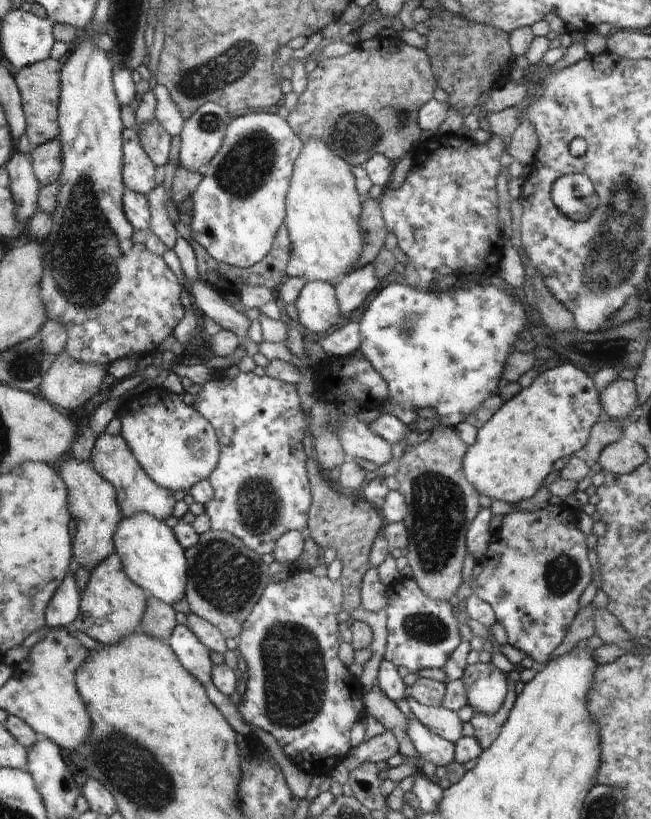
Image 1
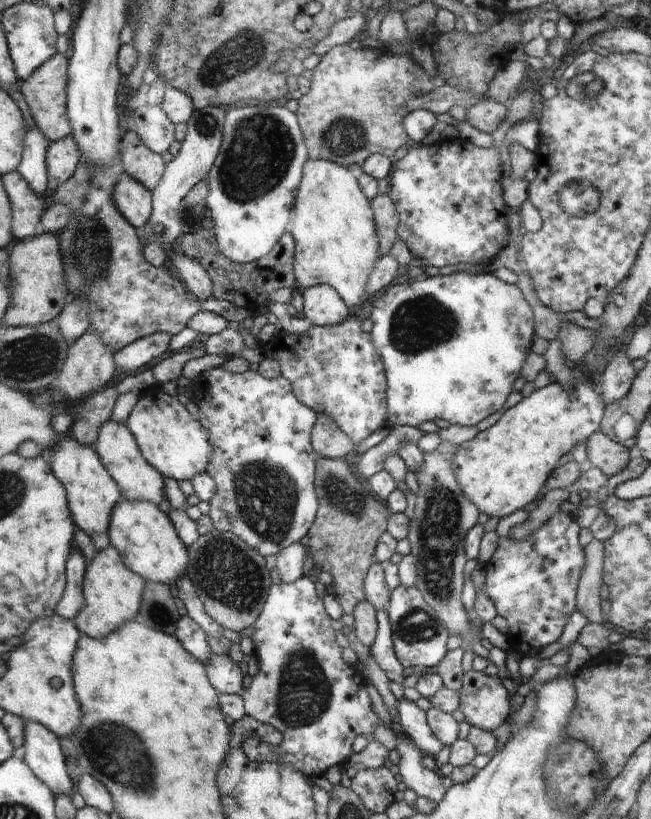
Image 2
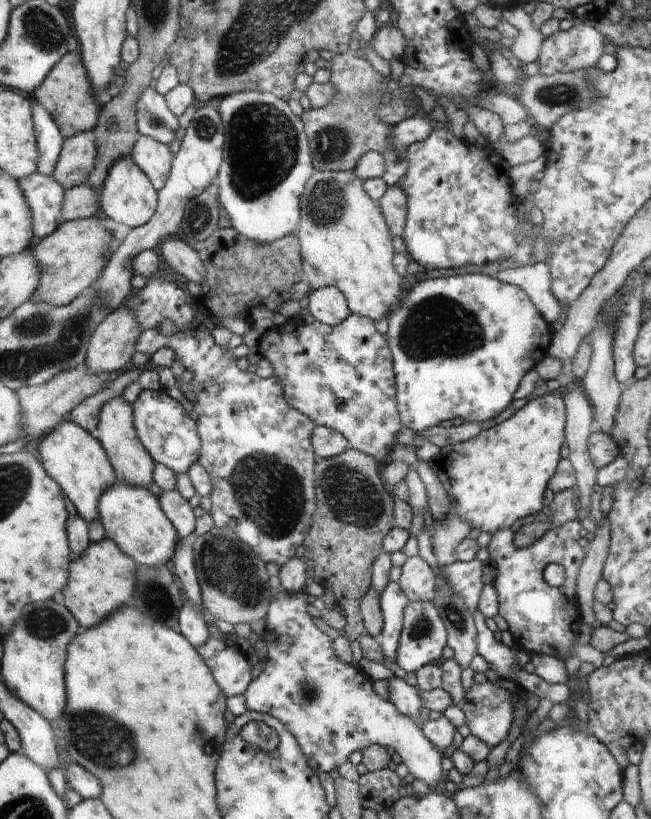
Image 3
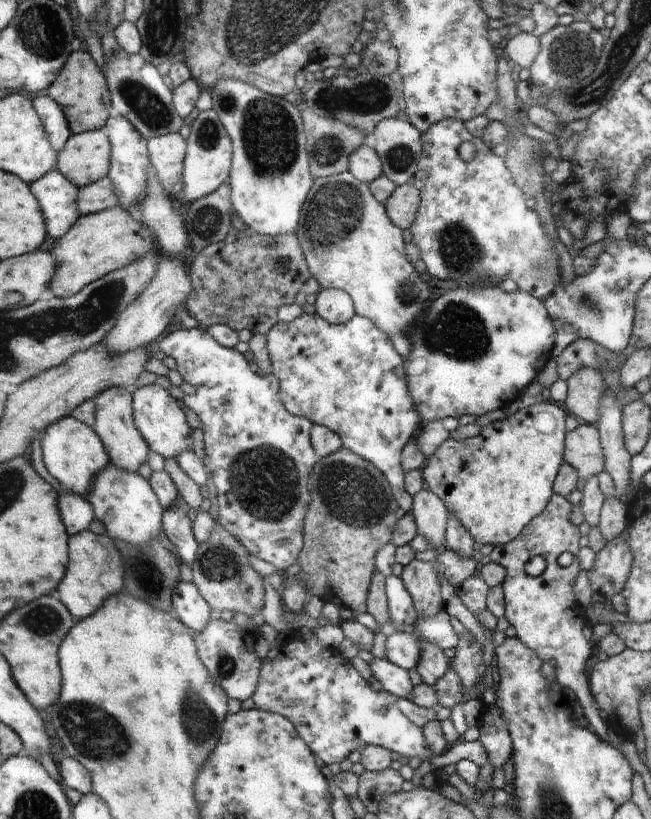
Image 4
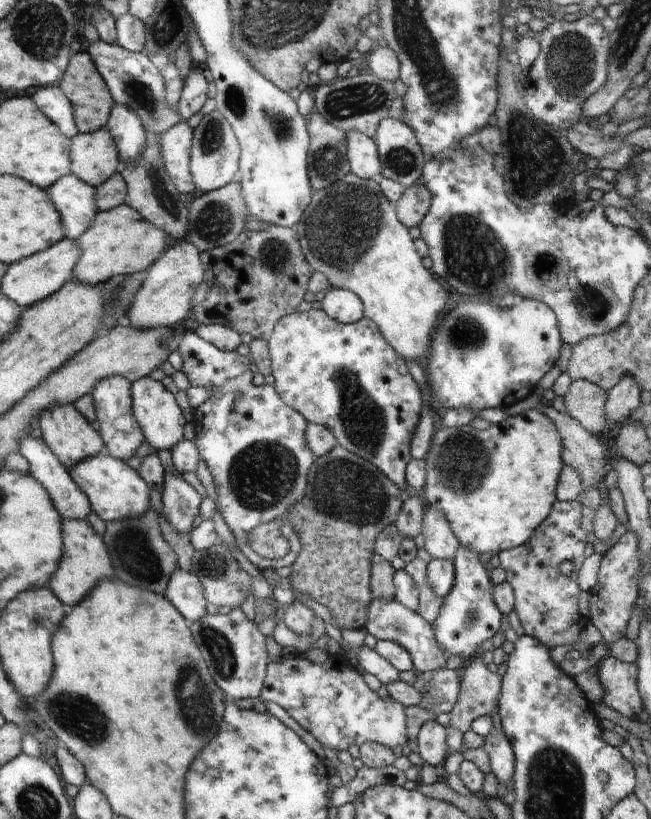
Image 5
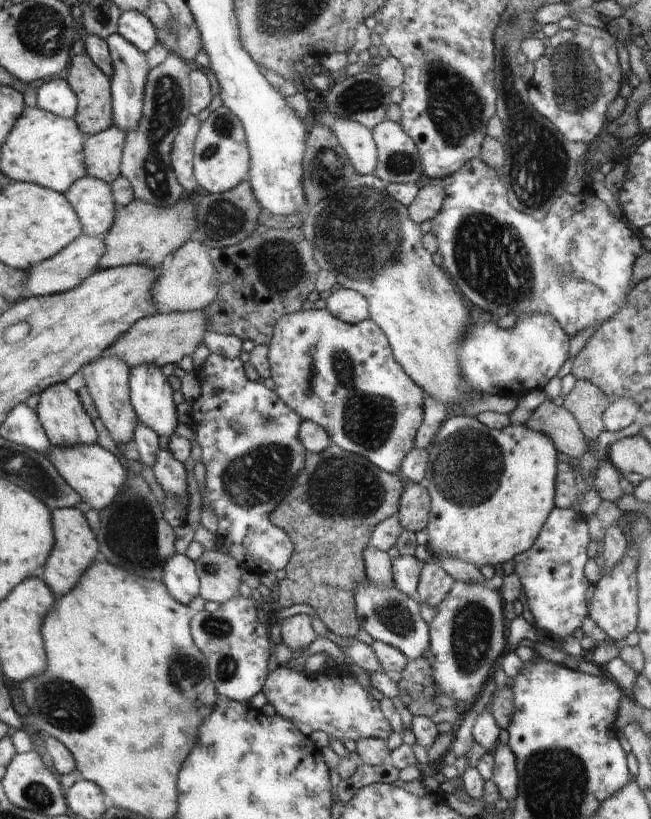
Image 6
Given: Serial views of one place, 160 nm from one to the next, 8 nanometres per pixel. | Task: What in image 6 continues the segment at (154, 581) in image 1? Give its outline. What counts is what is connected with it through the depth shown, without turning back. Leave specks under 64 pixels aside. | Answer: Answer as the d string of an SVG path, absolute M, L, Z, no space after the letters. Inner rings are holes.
M98 443L65 447L52 446L47 452L47 457L58 474L80 495L84 505L98 512L114 502L128 482L124 466L110 454L109 450Z

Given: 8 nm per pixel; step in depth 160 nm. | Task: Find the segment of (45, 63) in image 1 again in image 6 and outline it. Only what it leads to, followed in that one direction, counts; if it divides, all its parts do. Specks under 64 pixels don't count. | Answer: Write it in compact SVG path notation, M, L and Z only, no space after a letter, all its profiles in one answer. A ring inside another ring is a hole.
M86 52L72 58L72 64L64 76L72 86L76 86L75 94L80 94L80 114L75 114L74 120L85 135L93 135L110 129L115 122L114 106L111 95L111 79Z

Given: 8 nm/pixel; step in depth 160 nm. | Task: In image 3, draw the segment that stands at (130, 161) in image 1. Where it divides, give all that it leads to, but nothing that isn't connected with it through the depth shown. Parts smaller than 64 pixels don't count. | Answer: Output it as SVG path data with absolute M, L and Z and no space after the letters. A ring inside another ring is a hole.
M144 135L134 143L130 158L135 165L150 179L156 192L162 190L170 177L170 164L173 164L169 144L158 142L155 138Z

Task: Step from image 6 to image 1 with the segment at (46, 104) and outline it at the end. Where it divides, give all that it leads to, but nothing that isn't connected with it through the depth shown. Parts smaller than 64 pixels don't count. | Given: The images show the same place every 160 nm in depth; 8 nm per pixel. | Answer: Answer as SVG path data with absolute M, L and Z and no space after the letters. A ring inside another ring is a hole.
M15 152L4 166L11 179L11 195L18 207L20 222L26 222L36 214L36 198L39 198L39 179L35 177L30 154Z

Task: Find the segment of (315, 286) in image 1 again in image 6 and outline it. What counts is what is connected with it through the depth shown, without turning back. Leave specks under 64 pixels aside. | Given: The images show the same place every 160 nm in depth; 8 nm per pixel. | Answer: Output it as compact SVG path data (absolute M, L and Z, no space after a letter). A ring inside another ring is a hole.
M338 288L326 299L327 309L336 318L353 325L366 321L370 317L370 303L363 294L352 289Z

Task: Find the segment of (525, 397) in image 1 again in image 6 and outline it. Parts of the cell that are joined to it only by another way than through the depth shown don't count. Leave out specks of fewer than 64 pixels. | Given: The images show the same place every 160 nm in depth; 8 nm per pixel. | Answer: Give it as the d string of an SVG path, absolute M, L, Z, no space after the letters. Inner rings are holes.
M458 411L450 413L427 449L429 461L423 485L431 495L427 546L432 556L447 555L479 569L486 564L495 568L530 549L556 506L554 488L558 482L559 454L556 454L554 445L546 432L524 424L489 429L476 416L470 417Z

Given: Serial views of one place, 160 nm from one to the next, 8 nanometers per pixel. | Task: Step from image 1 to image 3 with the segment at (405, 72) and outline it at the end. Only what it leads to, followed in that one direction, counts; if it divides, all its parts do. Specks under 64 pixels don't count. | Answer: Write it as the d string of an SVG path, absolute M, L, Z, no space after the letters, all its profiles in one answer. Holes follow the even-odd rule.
M348 50L334 55L328 67L332 73L330 82L337 88L337 96L322 108L304 109L300 118L308 122L308 138L312 138L312 150L316 150L316 170L352 171L368 152L388 150L392 126L378 119L368 104L368 91L378 84L378 80L366 57L358 58Z

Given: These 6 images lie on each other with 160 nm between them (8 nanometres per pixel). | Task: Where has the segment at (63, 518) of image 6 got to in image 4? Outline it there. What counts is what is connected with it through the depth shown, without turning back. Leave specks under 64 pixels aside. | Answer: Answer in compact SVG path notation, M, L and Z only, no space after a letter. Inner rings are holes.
M90 529L71 535L69 550L70 566L66 568L66 576L56 590L63 599L64 606L67 606L73 615L76 614L76 618L82 619L90 616L92 610L96 612L108 597L124 590L124 566L114 540L107 534L94 534Z

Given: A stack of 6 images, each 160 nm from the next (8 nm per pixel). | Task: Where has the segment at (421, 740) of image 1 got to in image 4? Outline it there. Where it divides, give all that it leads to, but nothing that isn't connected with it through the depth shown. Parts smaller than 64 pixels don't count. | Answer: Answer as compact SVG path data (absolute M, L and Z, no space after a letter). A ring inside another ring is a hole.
M374 657L369 666L384 691L398 698L407 698L409 690L413 687L407 670L392 664L388 659L378 657Z

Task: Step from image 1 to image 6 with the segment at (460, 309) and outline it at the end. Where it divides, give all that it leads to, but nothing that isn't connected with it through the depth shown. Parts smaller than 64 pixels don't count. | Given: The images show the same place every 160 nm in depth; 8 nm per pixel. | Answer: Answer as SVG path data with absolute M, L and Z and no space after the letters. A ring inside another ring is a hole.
M542 313L522 316L511 329L504 329L496 323L473 325L459 350L461 373L467 379L472 392L476 394L498 395L520 400L536 389L543 389L556 374L559 374L568 358L568 340L570 340L568 335L552 315Z

